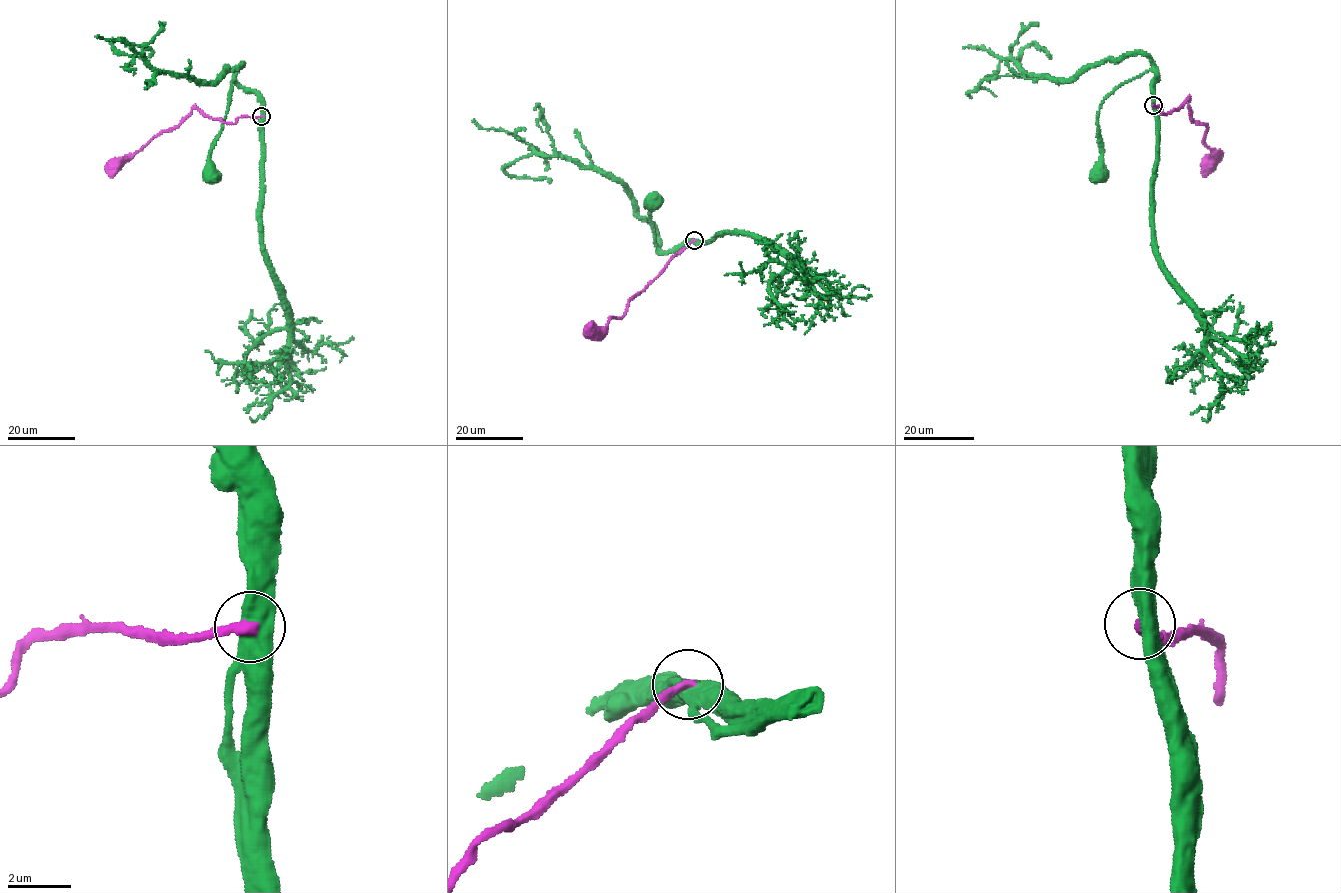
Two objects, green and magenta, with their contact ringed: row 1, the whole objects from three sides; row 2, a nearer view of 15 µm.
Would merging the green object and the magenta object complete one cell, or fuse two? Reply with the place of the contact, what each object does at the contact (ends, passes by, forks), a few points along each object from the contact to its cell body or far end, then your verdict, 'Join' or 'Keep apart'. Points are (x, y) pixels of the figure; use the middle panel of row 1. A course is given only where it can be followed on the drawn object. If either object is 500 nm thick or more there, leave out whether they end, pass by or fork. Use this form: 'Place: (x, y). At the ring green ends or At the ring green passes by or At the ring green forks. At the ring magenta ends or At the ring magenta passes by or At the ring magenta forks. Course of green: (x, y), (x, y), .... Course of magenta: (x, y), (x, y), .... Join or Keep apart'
Place: (694, 240). Course of green: (694, 240), (668, 251), (657, 246), (649, 200), (646, 205), (650, 203). Course of magenta: (694, 240), (630, 300), (622, 317), (611, 317), (605, 327), (591, 329). Keep apart

